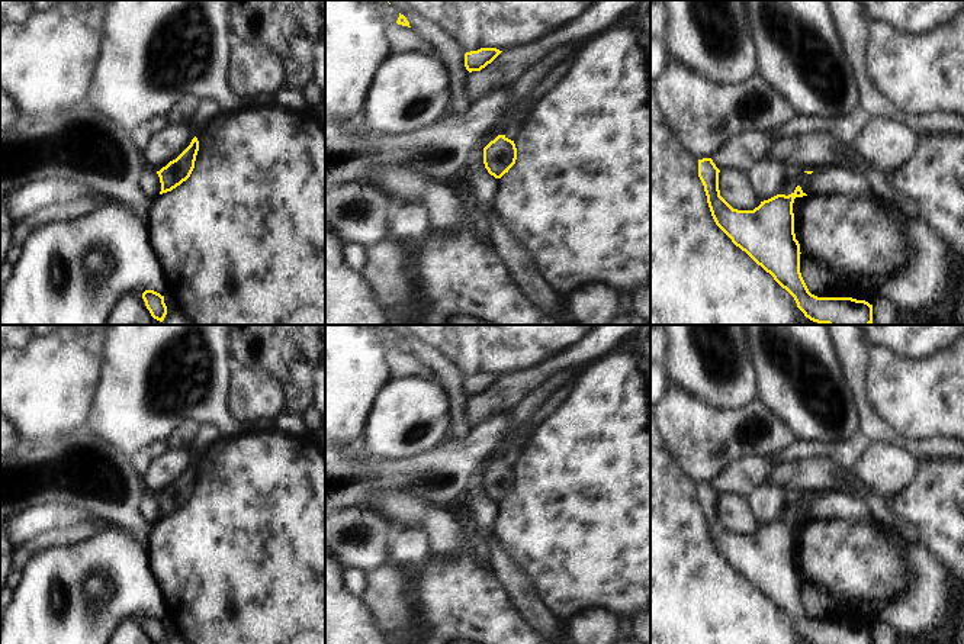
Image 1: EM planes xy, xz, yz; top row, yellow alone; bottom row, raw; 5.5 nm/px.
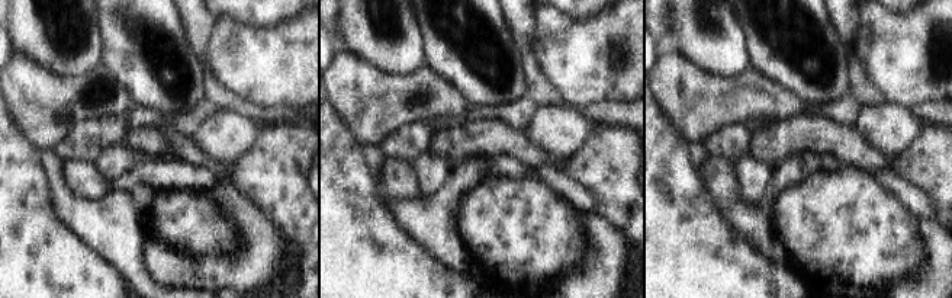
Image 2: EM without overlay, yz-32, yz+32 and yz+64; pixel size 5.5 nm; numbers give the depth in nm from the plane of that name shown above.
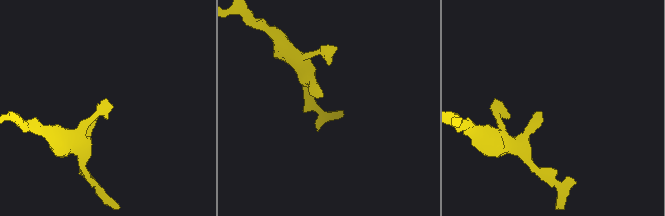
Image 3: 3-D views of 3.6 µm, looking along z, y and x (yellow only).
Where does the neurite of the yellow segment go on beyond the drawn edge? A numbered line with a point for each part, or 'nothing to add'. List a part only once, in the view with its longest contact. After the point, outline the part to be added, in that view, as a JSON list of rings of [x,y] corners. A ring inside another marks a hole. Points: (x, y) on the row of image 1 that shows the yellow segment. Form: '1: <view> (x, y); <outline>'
nothing to add

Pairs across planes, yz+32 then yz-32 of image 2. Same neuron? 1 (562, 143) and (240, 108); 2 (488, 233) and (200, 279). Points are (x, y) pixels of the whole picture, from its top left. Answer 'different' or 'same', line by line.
1: different
2: different

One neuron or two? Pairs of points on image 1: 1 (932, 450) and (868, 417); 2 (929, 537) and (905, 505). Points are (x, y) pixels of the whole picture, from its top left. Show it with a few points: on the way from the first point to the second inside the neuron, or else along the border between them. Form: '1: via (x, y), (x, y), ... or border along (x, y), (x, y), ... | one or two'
1: via (916, 448), (884, 432) | one
2: via (929, 530), (912, 512) | one

